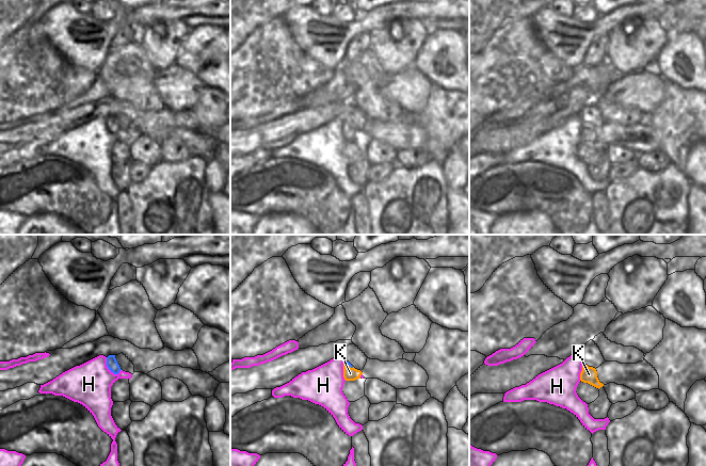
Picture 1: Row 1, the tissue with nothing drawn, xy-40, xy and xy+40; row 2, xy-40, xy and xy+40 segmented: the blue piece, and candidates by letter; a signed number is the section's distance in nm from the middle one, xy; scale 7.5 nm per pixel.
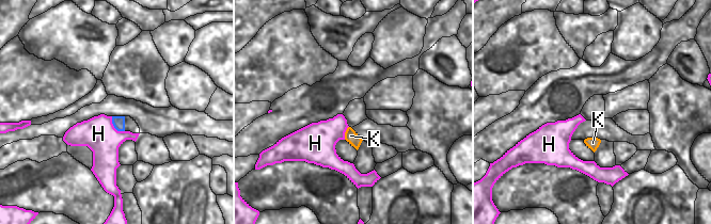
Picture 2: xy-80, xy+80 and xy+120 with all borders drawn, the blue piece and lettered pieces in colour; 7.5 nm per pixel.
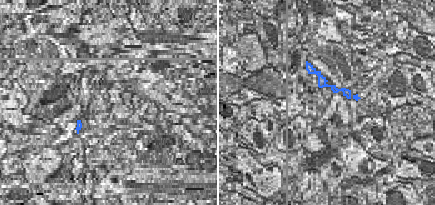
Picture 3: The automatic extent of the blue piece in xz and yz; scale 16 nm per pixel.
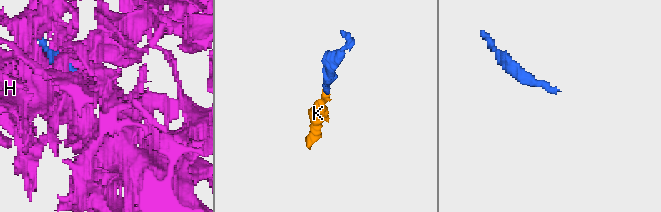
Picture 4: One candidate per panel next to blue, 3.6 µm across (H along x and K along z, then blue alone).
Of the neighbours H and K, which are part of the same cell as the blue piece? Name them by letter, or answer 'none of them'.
K

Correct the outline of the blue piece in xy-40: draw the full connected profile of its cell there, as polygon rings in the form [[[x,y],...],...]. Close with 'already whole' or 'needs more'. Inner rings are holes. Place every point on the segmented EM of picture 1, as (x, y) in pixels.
[[[109,355],[107,357],[107,367],[114,374],[118,374],[119,371],[122,370],[118,363],[117,363],[117,360],[116,360],[116,358],[115,358],[115,355]]]; already whole

